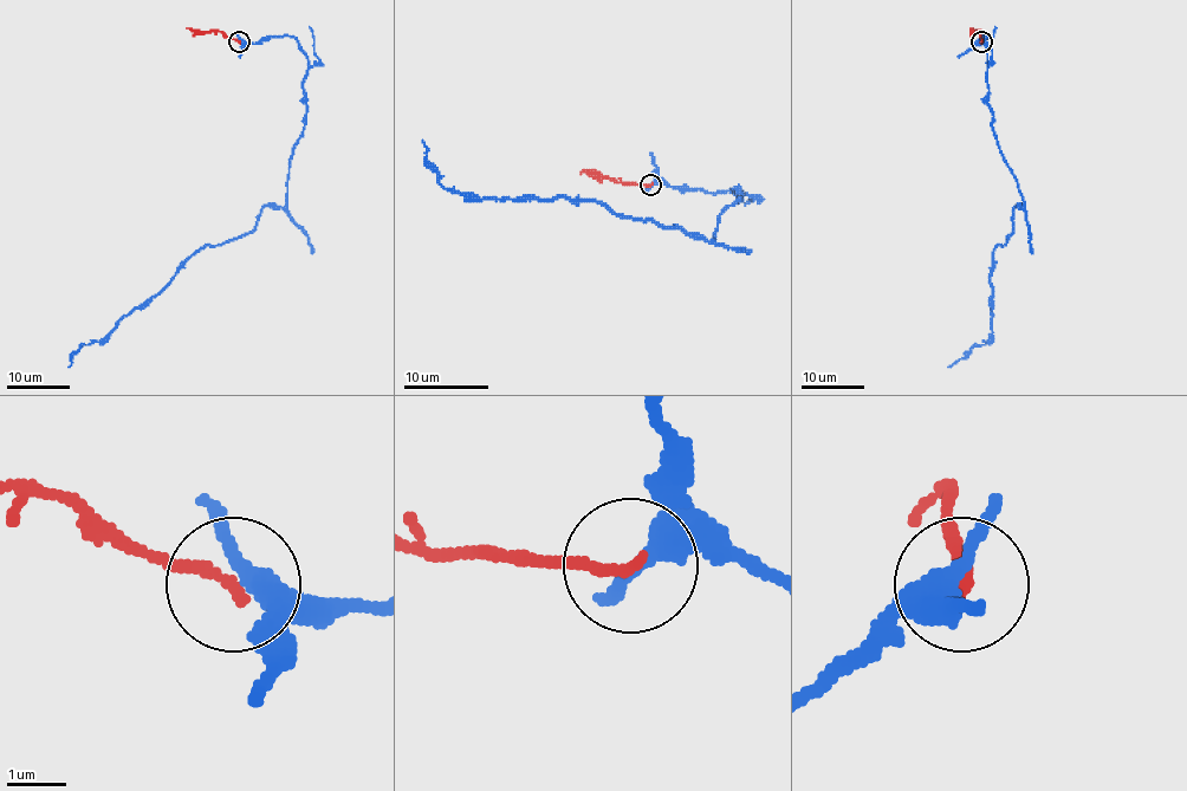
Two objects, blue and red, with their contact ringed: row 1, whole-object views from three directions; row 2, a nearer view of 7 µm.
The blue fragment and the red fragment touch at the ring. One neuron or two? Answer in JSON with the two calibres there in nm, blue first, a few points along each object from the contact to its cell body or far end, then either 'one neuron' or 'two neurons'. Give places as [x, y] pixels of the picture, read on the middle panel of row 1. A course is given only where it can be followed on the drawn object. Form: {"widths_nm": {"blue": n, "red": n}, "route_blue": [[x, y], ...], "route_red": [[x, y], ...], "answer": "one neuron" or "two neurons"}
{"widths_nm": {"blue": 360, "red": 200}, "route_blue": [[652, 185], [743, 193], [719, 214], [713, 241], [705, 241], [595, 201], [467, 198], [439, 182], [422, 140]], "route_red": [[650, 185], [581, 174]], "answer": "two neurons"}

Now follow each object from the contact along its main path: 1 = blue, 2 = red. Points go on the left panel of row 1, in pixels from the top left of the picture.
1: (240, 40), (292, 36), (307, 59), (286, 205), (198, 251), (69, 367)
2: (239, 40), (220, 31), (187, 28)

